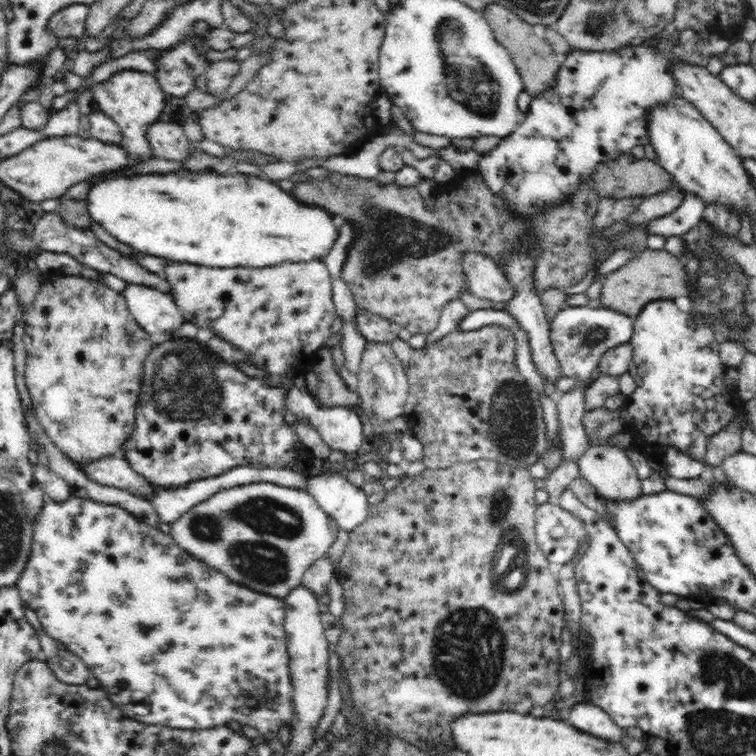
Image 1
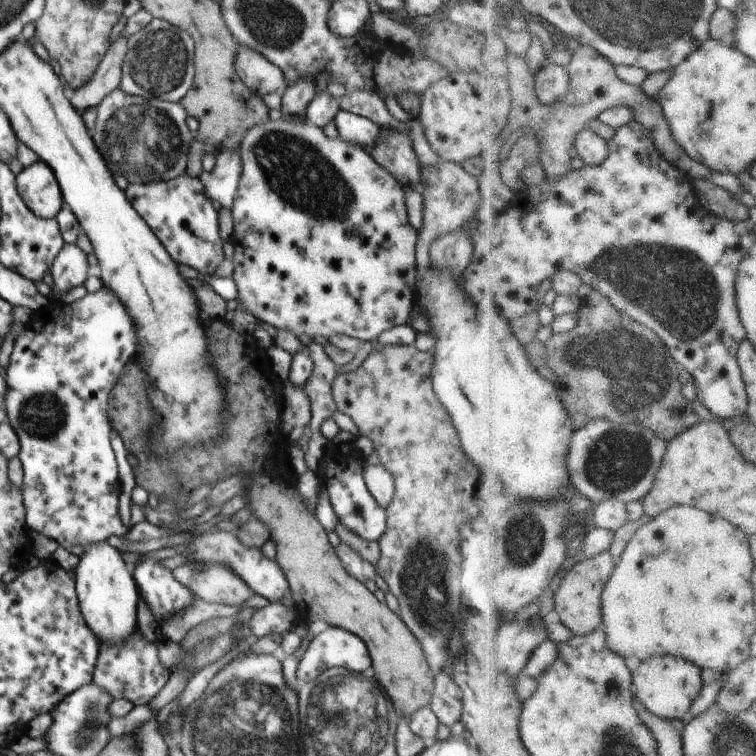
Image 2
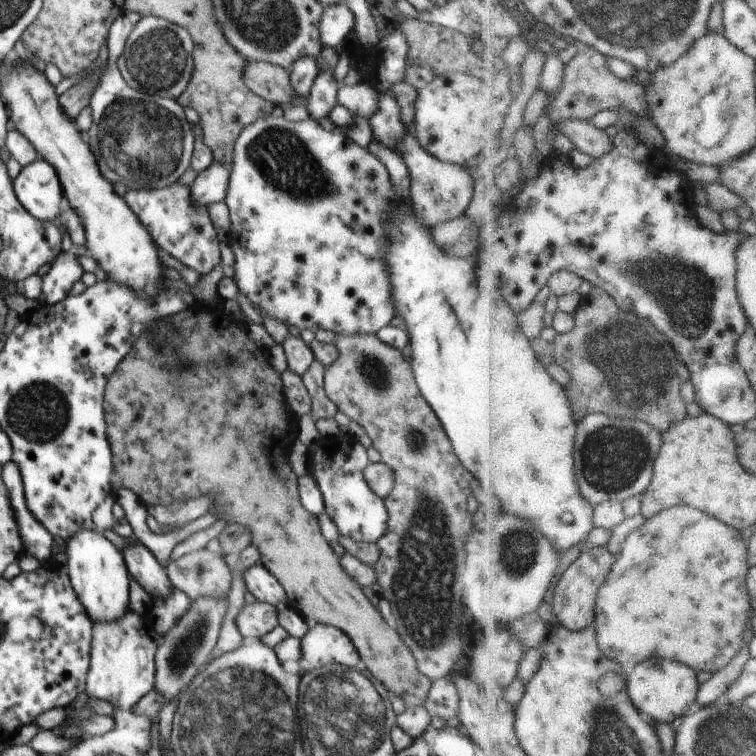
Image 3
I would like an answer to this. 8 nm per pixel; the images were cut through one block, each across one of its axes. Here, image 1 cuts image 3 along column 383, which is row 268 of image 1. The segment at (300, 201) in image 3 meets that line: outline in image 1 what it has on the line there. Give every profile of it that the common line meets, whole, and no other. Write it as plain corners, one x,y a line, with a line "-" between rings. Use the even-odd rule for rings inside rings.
310,259
309,261
289,262
280,265
267,266
262,268
256,267
208,267
198,266
190,263
168,261
161,275
168,281
169,293
174,299
178,309
184,313
186,322
193,323
198,329
208,329
214,332
216,337
222,341
234,345
236,349
242,351
246,355
250,364
254,364
262,370
268,371
270,375
286,376
288,372
302,371
307,360
315,358
316,352
324,347
325,342
332,335
332,324
337,317
334,301
332,301
332,275
328,271
328,267
323,259

